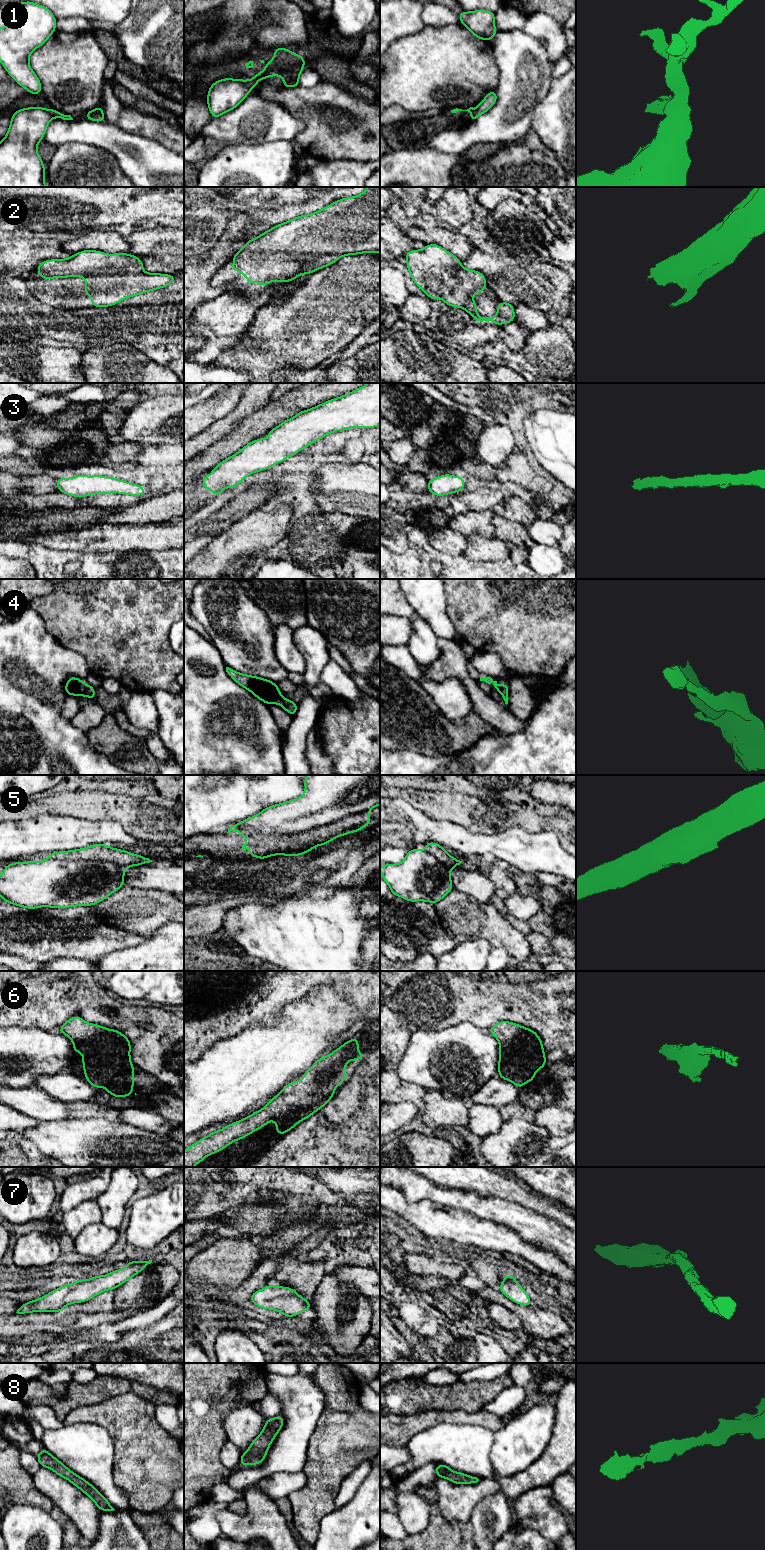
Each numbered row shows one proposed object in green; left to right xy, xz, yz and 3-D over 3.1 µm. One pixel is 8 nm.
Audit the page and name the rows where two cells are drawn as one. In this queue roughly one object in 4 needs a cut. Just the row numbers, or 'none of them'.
1, 5

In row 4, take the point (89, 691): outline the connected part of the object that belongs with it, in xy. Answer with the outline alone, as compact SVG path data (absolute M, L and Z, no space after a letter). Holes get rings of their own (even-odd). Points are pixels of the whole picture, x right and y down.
M69 677L65 685L65 693L68 695L75 695L81 697L82 695L89 697L91 701L95 701L95 688L91 685L85 684L77 677Z

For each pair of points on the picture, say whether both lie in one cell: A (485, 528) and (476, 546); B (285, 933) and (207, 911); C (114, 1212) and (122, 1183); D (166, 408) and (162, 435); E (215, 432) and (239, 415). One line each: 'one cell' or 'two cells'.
A: two cells
B: two cells
C: one cell
D: one cell
E: one cell

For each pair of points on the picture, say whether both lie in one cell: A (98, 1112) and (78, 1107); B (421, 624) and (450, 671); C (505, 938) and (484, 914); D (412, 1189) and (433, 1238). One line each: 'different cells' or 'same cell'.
A: same cell
B: different cells
C: same cell
D: different cells

